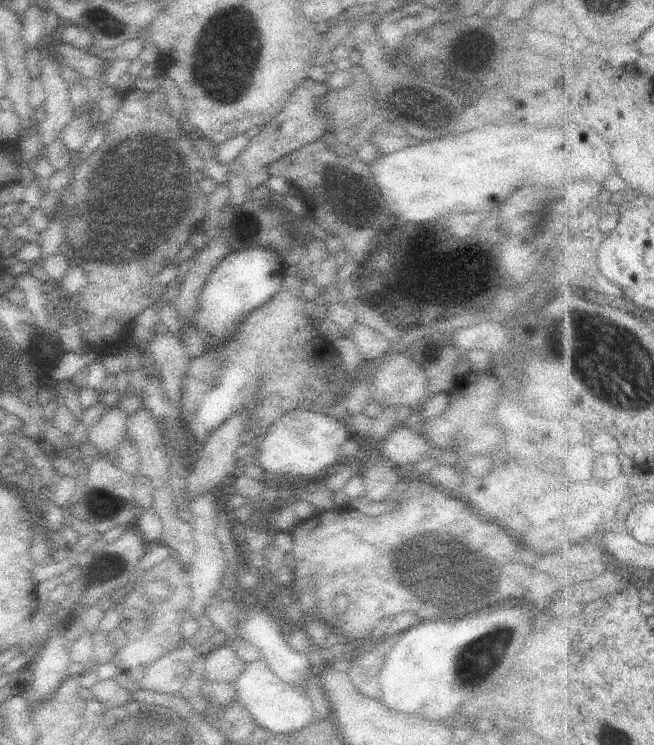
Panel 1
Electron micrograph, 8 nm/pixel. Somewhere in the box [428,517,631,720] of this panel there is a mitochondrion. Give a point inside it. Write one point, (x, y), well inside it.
(478, 660)

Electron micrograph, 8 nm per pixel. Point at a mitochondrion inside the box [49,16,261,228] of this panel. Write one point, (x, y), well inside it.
(236, 43)

